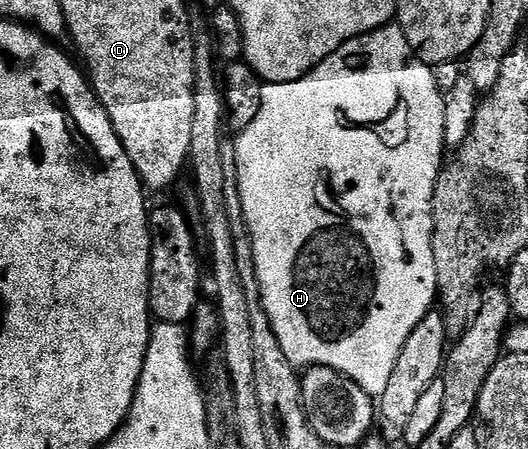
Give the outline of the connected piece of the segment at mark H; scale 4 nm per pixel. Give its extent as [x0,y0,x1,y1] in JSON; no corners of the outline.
[234,22,446,398]

